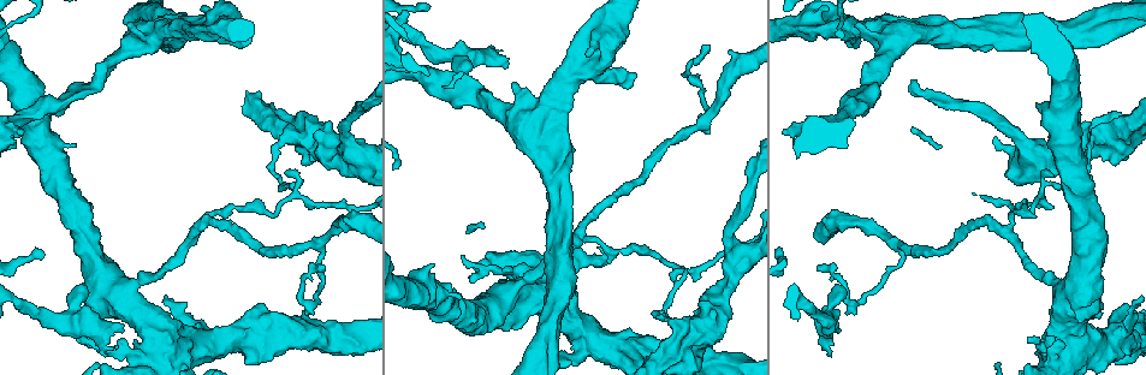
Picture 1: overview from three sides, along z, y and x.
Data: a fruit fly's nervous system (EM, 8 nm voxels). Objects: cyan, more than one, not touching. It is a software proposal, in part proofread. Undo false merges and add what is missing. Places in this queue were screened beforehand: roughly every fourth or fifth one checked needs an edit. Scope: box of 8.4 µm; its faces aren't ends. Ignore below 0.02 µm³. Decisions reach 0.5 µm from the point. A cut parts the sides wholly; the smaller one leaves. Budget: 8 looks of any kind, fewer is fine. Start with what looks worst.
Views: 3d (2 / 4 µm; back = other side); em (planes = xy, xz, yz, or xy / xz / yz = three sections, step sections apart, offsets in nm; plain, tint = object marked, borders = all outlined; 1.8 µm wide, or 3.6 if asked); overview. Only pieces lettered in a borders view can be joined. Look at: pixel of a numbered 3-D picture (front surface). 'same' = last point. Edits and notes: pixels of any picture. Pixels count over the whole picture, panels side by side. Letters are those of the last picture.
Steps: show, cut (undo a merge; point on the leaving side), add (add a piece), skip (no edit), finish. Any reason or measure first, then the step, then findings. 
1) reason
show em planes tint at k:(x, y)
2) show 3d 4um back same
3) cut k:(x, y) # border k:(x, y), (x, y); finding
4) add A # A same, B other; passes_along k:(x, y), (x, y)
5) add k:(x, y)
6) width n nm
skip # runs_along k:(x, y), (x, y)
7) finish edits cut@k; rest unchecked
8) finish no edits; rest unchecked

sudden change in width
show em 3.6um xz step 8 plain at 1:(1101, 136)

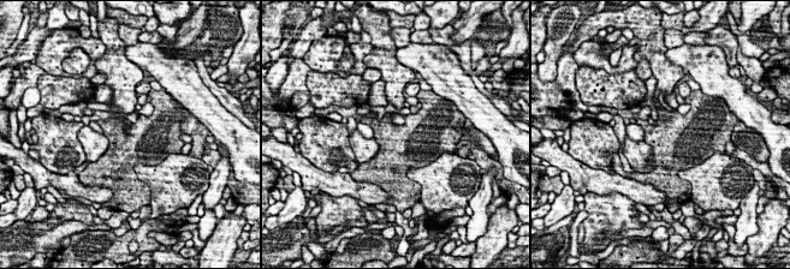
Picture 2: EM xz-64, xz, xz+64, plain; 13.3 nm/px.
show em 3.6um xz step 8 tint same

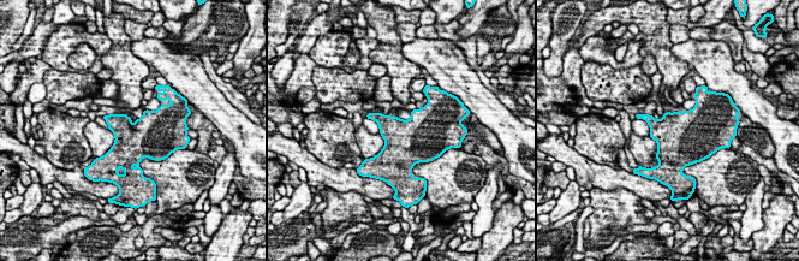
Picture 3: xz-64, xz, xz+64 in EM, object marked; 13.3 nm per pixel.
what lies round it
show em 3.6um xz step 8 borders same

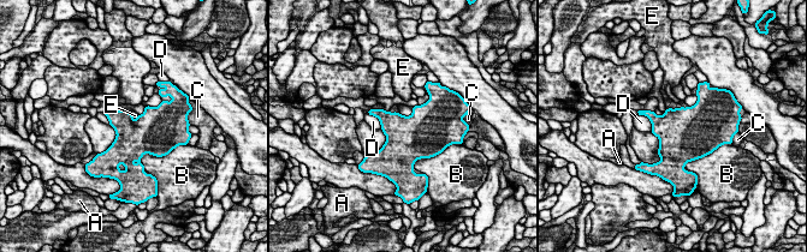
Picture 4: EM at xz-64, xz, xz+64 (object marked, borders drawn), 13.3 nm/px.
longest_contact B 320 nm
skip # A other, B other, C other, D other, E other; border 4:(128, 112), (135, 122); one cell here

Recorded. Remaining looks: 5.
an open end
show 3d 4um at 1:(471, 66)

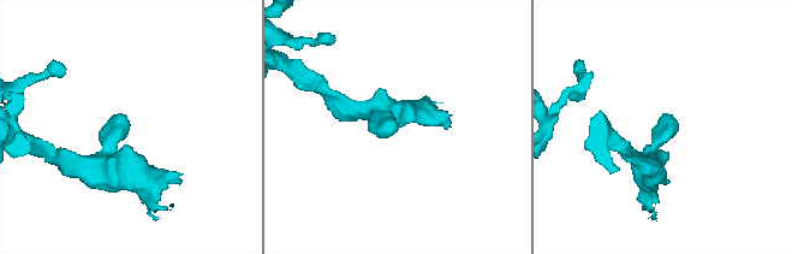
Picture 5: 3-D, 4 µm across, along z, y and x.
now the EM
show em xy step 8 plain at 5:(124, 115)

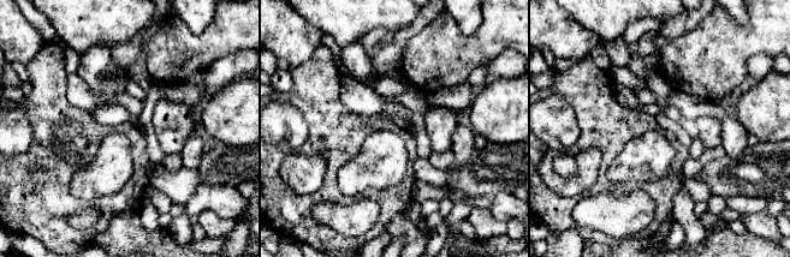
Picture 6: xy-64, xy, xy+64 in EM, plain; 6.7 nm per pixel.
what lies round it
show em xy step 8 borders same

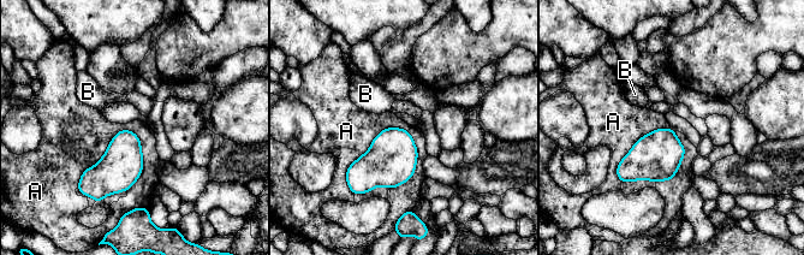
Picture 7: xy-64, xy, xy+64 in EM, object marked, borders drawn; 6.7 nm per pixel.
skip # A other, B other; none of them fits

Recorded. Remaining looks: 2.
an open end
show em planes borders at 1:(631, 87)

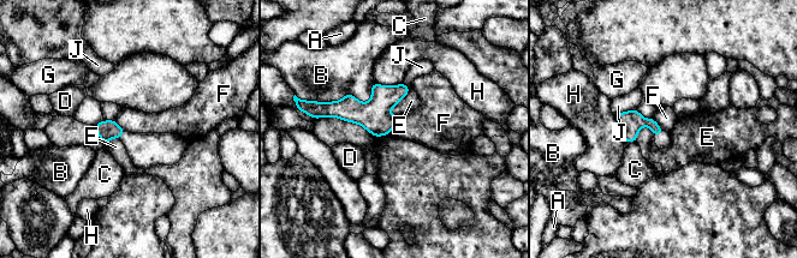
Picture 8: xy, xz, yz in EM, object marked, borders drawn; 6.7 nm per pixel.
skip # A other, B other, C other, D other, E other, F other, G other, H other, J other; runs_along 8:(405, 89), (375, 109), (325, 110); none of them fits

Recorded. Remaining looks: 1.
finish no edits; rest unchecked

